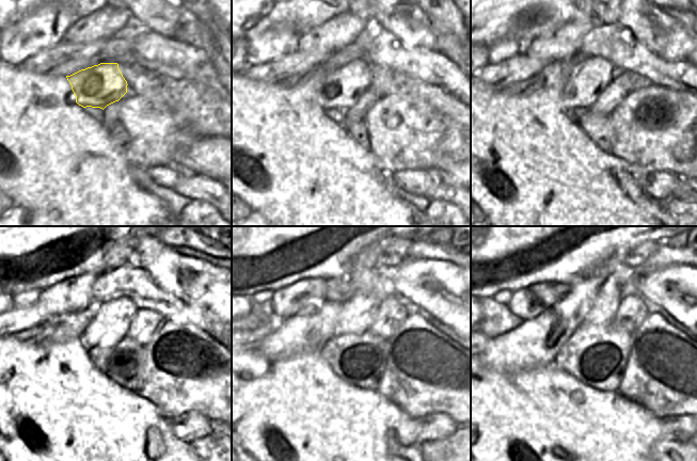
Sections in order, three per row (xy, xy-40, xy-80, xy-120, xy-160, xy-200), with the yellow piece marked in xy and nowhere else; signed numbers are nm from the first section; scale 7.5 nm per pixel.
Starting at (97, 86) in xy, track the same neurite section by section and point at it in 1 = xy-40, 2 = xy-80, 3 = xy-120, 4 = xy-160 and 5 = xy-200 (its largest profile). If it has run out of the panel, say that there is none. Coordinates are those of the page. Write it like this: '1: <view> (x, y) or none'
1: xy-40 (342, 88)
2: xy-80 (588, 79)
3: xy-120 (110, 324)
4: xy-160 (358, 313)
5: xy-200 (605, 304)

